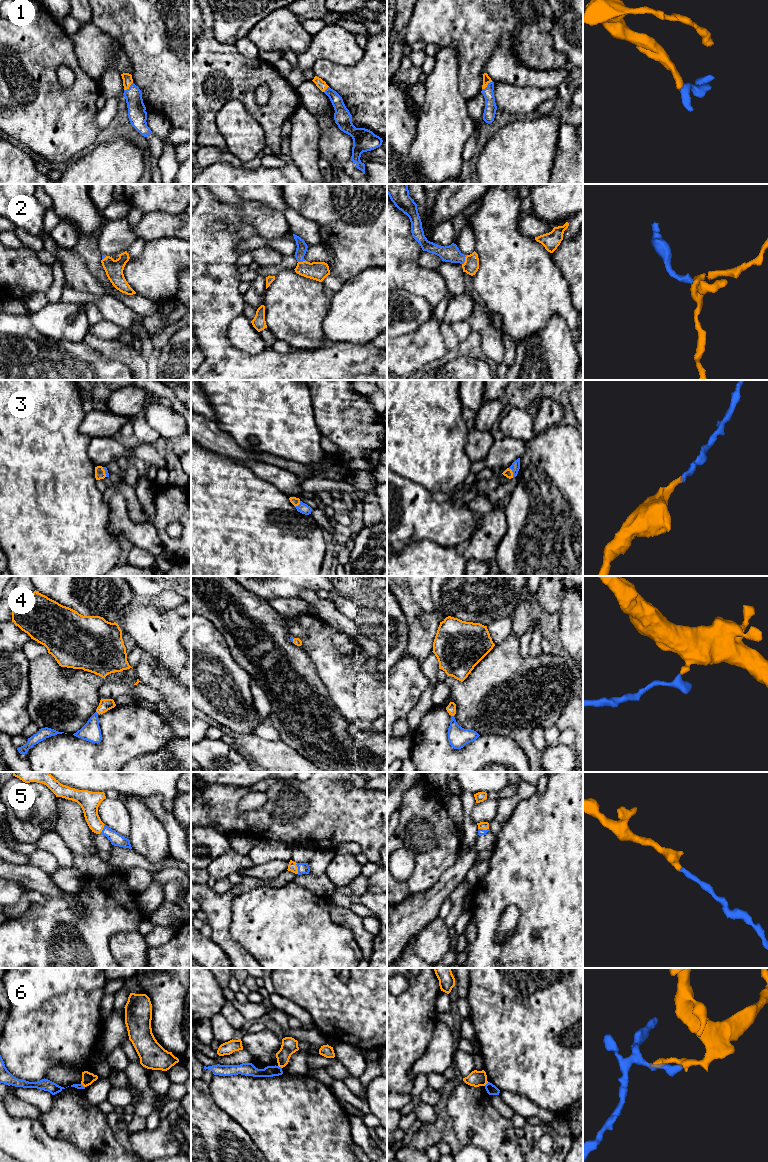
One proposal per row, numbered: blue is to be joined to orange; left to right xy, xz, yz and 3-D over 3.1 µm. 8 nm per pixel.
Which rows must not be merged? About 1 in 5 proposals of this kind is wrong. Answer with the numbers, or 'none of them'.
6

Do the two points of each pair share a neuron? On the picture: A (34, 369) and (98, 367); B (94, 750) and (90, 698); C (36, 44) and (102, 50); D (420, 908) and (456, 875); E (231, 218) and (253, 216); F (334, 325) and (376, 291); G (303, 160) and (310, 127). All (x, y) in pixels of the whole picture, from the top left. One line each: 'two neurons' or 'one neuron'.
A: one neuron
B: two neurons
C: two neurons
D: one neuron
E: two neurons
F: one neuron
G: one neuron

